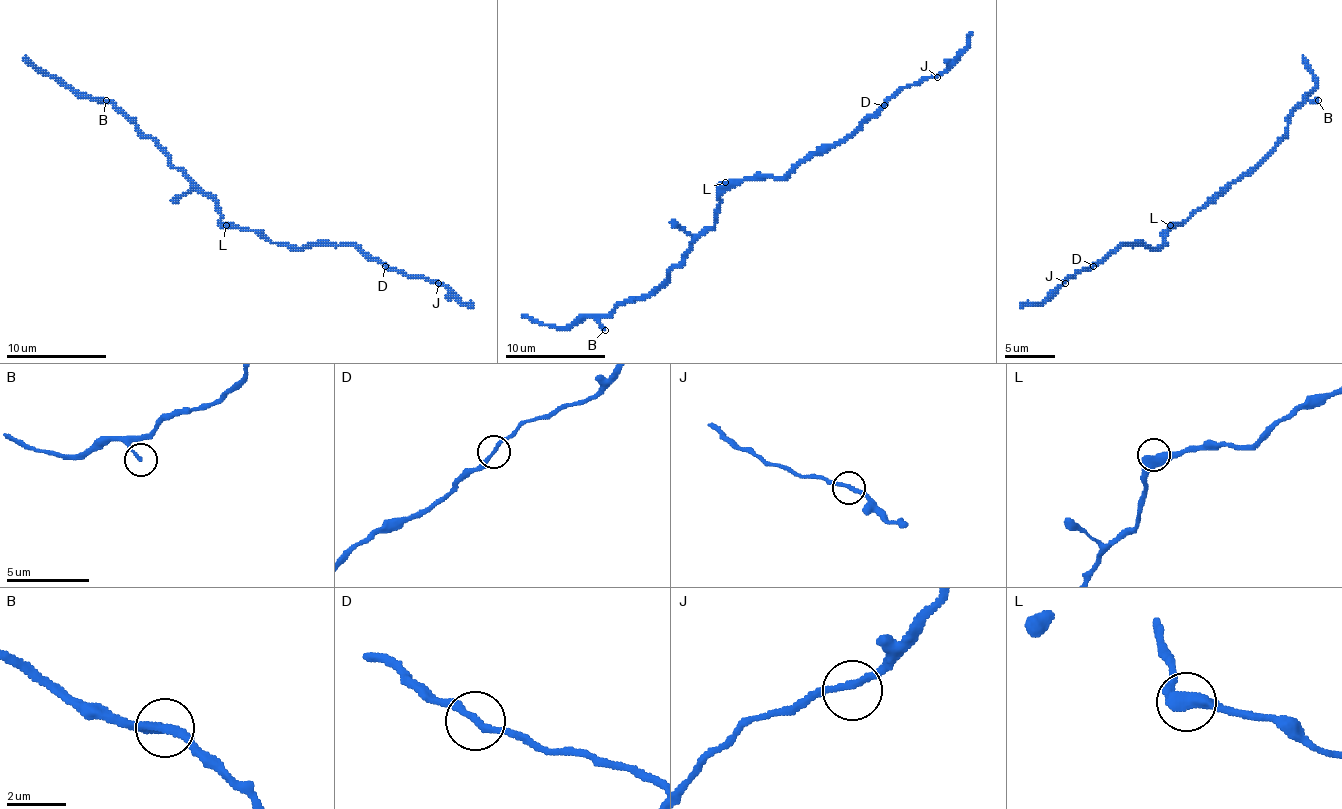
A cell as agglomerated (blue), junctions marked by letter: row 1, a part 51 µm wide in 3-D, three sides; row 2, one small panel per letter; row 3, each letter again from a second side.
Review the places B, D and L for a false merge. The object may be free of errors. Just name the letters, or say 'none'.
D

